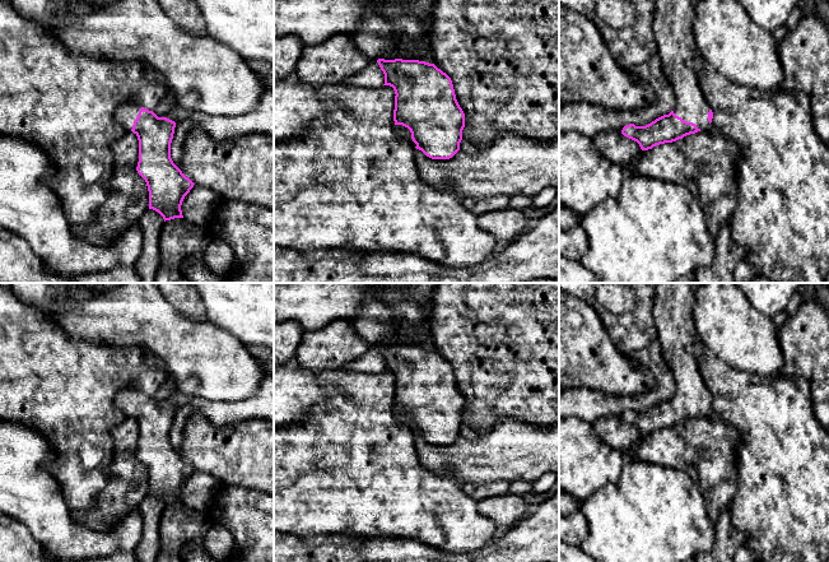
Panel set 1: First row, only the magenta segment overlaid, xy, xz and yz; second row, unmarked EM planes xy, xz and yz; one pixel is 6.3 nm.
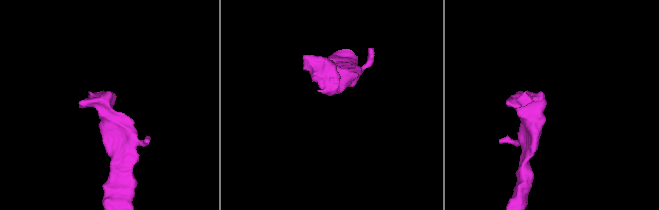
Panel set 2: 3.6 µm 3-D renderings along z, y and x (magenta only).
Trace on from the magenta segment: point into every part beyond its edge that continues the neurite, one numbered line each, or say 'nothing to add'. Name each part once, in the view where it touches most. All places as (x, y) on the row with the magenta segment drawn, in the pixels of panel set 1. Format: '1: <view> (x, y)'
1: xz (401, 131)

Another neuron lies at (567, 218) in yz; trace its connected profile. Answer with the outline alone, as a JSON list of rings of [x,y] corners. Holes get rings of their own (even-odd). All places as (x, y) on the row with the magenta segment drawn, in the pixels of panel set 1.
[[[559,203],[559,232],[581,226],[582,218]]]

